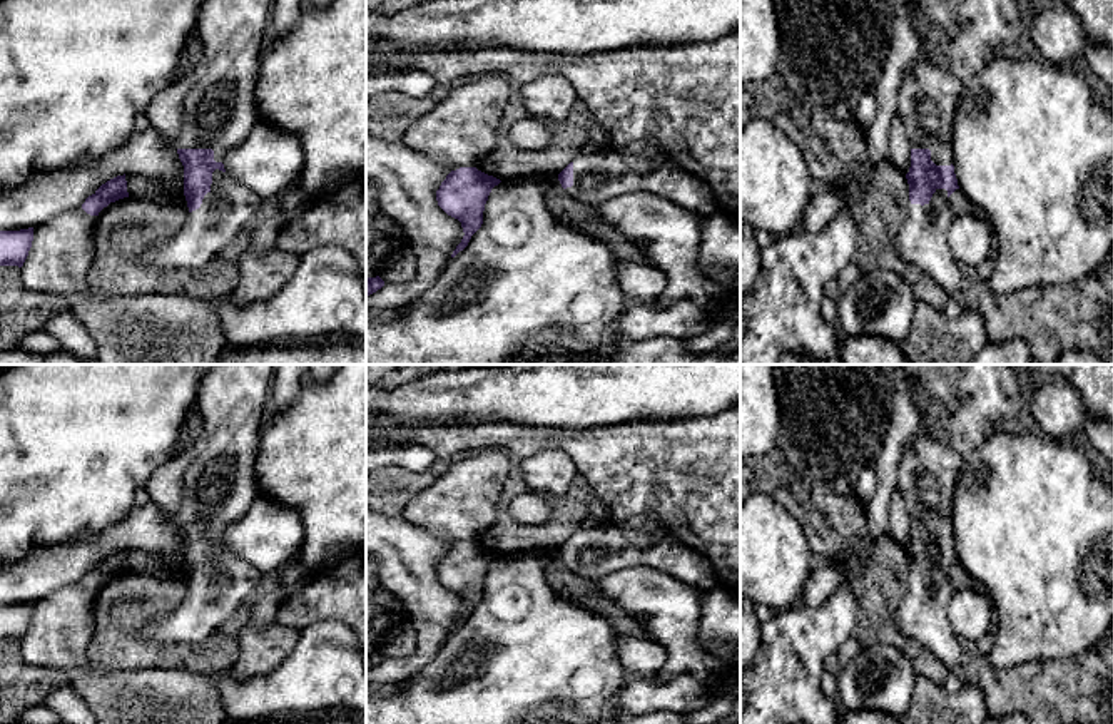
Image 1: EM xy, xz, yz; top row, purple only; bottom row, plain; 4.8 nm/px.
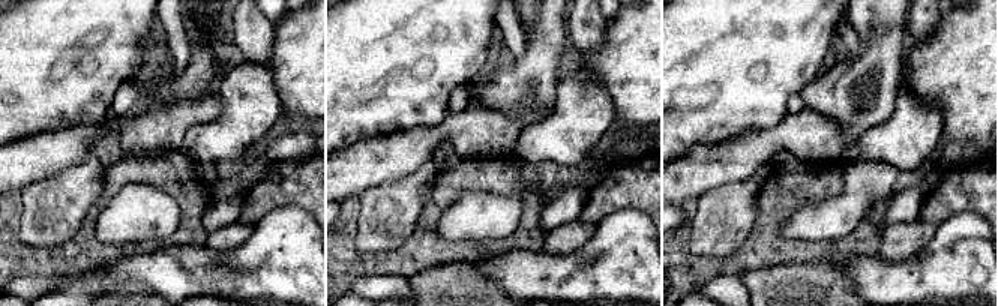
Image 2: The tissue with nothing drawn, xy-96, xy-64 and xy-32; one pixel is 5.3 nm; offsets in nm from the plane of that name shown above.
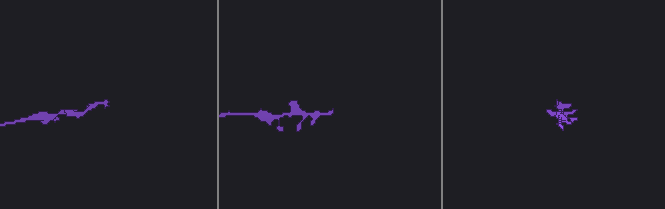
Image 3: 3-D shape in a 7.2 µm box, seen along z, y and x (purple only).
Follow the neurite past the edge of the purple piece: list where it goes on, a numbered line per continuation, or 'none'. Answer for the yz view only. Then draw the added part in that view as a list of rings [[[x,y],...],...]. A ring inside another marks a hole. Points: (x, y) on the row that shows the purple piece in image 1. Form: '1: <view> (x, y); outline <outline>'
1: yz (926, 101); outline [[[911,0],[907,10],[921,50],[896,92],[896,114],[904,124],[911,149],[929,149],[936,166],[951,166],[963,84],[951,72],[922,10]]]

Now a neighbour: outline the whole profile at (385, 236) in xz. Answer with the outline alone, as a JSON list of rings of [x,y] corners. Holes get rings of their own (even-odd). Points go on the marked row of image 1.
[[[366,179],[366,279],[379,276],[381,264],[409,246],[403,226],[384,214],[376,187]]]

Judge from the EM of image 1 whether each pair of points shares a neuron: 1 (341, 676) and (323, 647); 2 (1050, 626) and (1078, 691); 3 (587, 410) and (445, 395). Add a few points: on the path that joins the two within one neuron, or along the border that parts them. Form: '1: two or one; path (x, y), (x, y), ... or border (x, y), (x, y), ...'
1: one; path (335, 669), (328, 662), (328, 654)
2: two; border (1095, 646), (1072, 656), (1053, 656), (1025, 664)
3: one; path (552, 393), (480, 393)

